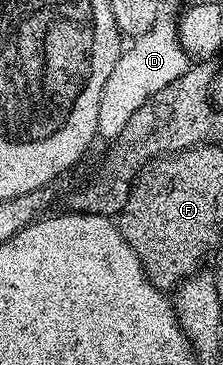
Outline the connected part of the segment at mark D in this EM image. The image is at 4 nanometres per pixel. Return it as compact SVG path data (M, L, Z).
M161 16L152 26L152 30L131 43L132 46L121 53L120 59L114 64L114 72L106 80L102 88L102 100L98 104L98 134L101 139L115 140L126 128L126 120L154 96L166 84L174 84L178 76L188 71L189 55L180 49L178 41L178 26L168 16Z

